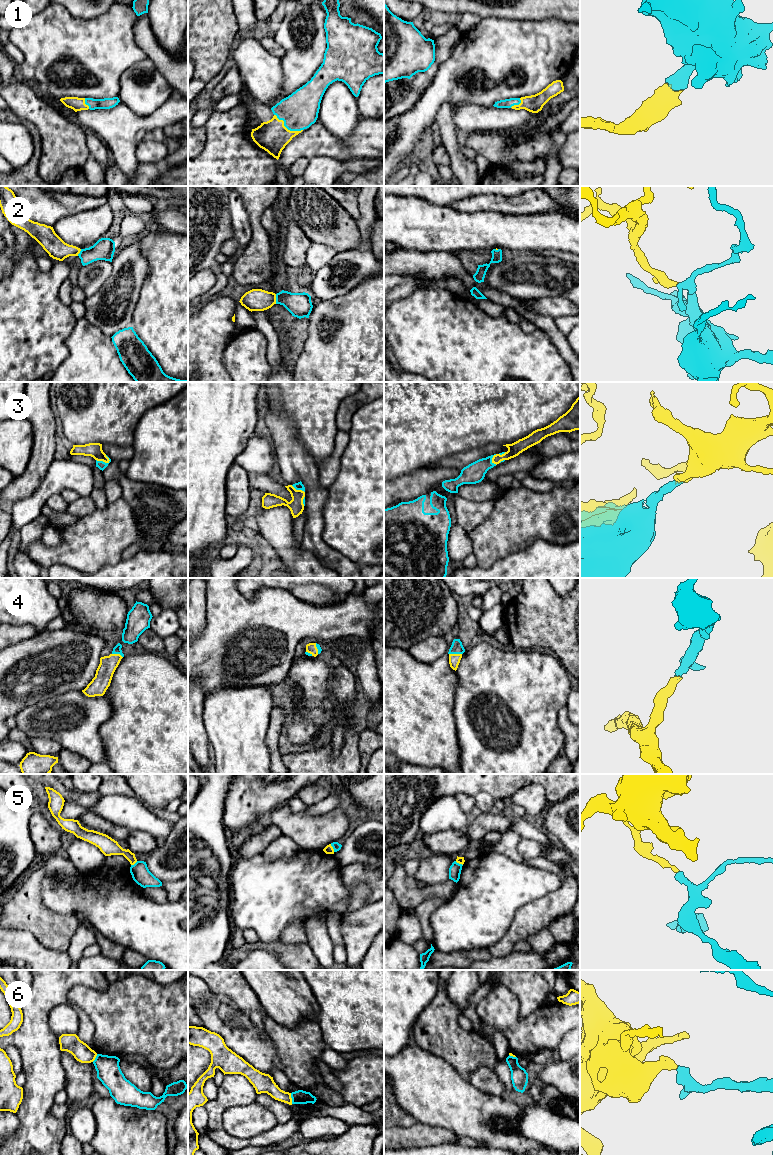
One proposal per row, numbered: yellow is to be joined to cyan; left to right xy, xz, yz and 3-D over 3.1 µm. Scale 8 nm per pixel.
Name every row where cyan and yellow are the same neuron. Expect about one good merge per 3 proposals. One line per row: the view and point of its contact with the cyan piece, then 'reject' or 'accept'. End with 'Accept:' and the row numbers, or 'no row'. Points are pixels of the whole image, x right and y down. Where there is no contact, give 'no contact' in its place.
1: contact xz (287, 128); accept
2: contact xz (276, 299); accept
3: contact xy (102, 461); accept
4: contact yz (455, 653); accept
5: contact xz (333, 848); reject
6: contact xz (291, 1097); reject
Accept: 1, 2, 3, 4

